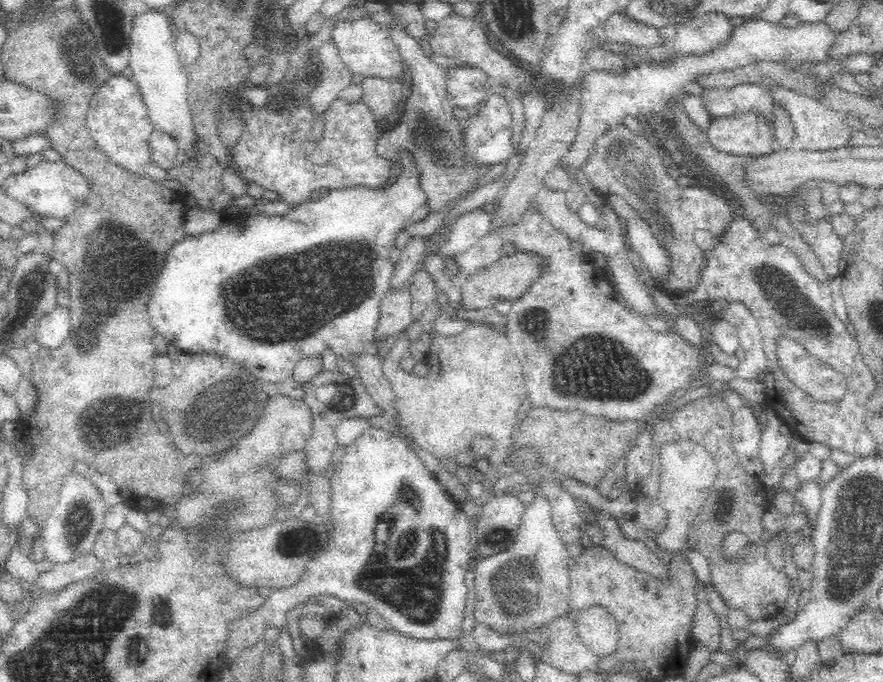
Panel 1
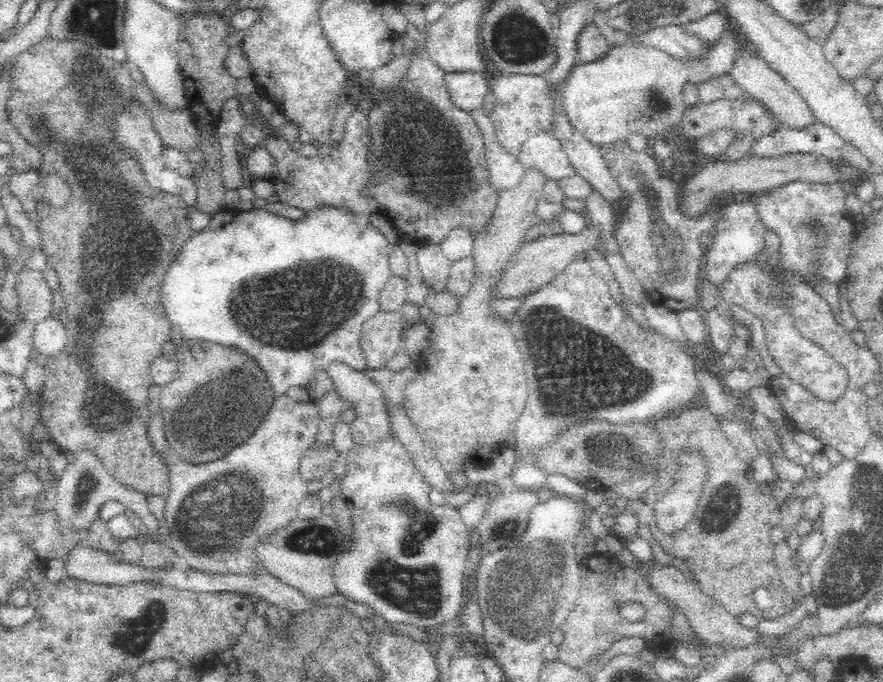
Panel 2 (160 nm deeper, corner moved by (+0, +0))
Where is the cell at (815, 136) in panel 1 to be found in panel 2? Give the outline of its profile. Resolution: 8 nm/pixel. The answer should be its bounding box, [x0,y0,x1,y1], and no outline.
[730,49,819,131]

